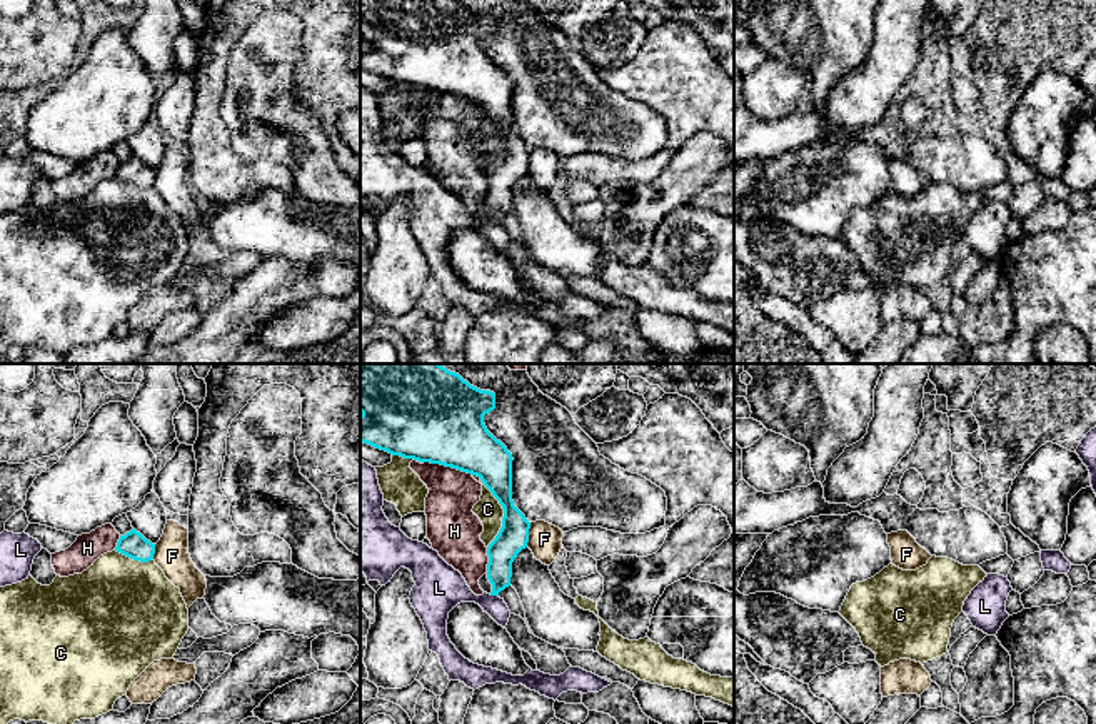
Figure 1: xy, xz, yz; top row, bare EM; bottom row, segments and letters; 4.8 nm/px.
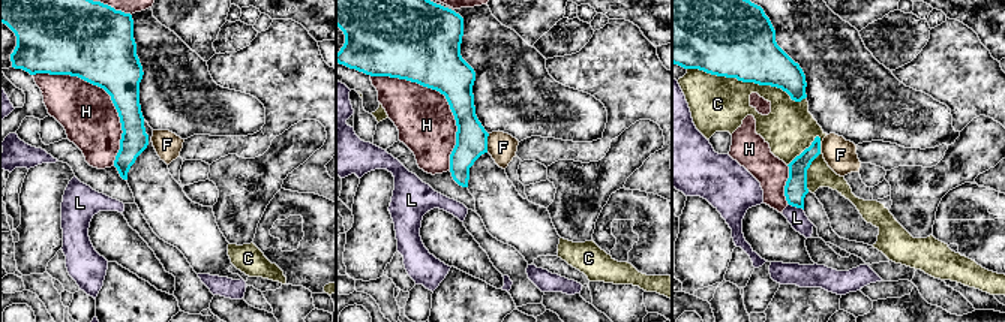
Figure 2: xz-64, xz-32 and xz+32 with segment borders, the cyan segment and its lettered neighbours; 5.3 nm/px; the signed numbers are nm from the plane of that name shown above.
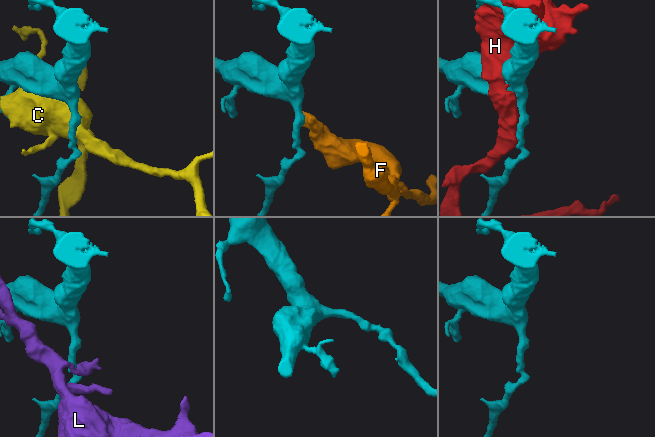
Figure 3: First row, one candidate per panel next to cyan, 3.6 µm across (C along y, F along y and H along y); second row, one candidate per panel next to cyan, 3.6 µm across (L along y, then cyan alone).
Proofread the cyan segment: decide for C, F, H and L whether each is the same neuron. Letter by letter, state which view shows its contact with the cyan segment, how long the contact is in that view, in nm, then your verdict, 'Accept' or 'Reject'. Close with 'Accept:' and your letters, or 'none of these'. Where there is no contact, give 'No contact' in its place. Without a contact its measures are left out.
C: Touches cyan in xz. Shared border 360 nm. Reject
F: Touches cyan in xz. Shared border 120 nm. Reject
H: Touches cyan in xz. Shared border 240 nm. Reject
L: Touches cyan in xz. Shared border 50 nm. Reject
Accept: none of these

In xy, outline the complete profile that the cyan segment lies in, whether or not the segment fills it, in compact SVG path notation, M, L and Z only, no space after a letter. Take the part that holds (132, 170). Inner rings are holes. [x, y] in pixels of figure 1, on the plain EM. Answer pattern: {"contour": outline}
{"contour": "M132 155L125 162L120 162L115 177L133 187L148 189L153 185L155 170L152 170L140 158Z"}

